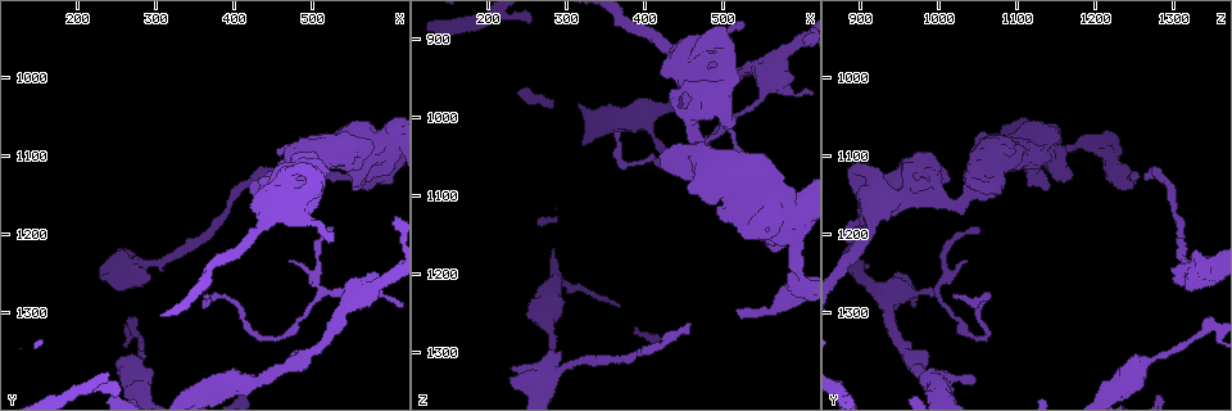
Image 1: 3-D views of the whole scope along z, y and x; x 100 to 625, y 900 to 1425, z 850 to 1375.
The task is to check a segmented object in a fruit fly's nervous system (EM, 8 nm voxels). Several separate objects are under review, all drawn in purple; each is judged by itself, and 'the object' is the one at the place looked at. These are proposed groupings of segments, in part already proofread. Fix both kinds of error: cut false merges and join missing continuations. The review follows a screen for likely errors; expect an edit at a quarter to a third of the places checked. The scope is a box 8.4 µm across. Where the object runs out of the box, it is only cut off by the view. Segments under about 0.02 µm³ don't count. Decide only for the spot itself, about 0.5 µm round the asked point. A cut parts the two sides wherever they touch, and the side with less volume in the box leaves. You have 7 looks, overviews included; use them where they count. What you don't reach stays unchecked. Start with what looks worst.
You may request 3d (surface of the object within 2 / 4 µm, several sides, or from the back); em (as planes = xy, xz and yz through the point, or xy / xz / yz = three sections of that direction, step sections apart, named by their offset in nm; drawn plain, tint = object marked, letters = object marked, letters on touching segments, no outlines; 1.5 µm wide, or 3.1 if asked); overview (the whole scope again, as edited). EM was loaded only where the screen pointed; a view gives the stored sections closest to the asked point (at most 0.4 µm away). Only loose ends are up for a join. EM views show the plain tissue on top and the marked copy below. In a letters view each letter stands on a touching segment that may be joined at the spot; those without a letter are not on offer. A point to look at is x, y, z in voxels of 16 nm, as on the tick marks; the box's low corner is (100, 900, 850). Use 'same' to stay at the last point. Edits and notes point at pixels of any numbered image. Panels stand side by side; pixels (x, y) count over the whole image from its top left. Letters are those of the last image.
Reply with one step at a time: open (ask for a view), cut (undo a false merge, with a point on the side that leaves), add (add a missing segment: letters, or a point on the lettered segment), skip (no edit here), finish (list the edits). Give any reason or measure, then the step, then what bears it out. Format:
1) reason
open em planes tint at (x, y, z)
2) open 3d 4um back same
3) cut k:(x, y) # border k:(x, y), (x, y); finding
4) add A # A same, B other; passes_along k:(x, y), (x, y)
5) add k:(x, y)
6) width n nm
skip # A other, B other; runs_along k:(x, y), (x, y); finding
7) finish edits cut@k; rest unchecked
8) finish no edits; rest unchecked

branch stops here
open em planes letters at (520, 1125, 1245)

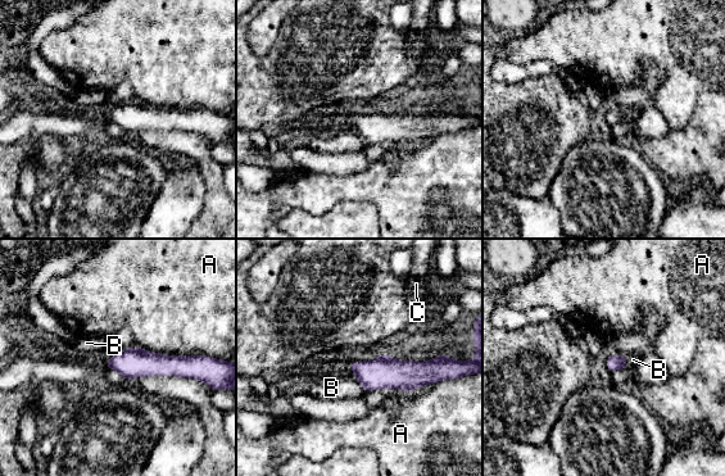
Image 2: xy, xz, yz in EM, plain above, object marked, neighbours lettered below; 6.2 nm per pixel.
skip # A other, B other, C other; border 2:(625, 356), (628, 368); no lettered segment goes on from it

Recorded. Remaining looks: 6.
a fork
open 3d 4um at (290, 1240, 1325)

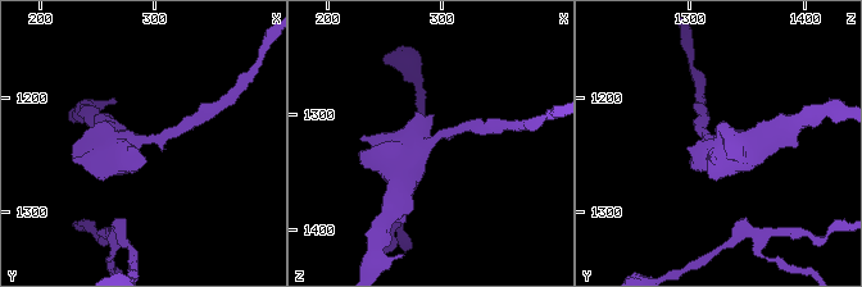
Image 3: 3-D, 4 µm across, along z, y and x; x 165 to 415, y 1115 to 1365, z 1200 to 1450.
open em xy step 4 tint at (288, 1236, 1324)

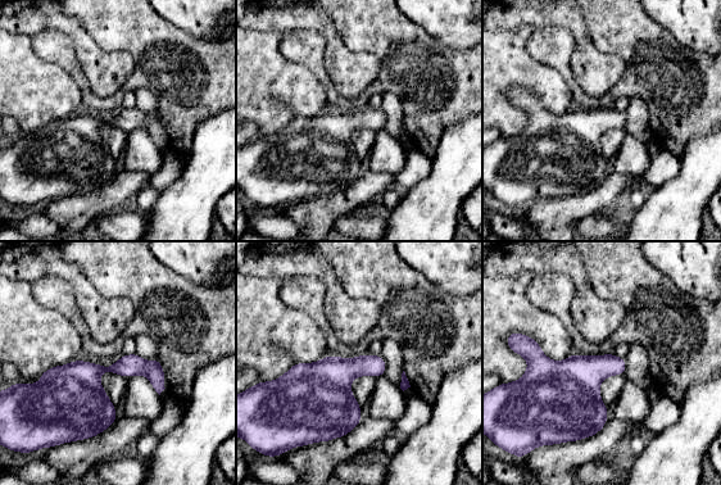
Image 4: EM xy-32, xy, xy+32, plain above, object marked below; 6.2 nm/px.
another direction
open em planes letters same

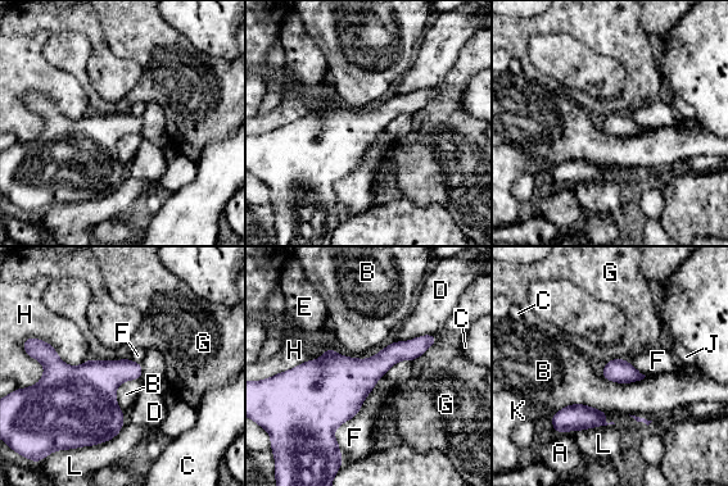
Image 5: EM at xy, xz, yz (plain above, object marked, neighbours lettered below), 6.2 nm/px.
width 150 nm
skip # A other, B other, C other, D other, E other, F other, G other, H other, J other, K other, L other; border 5:(127, 357), (108, 360), (90, 358); continuous, no second cell

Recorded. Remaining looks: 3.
sudden change in width
open 3d 2um at (545, 1080, 1060)

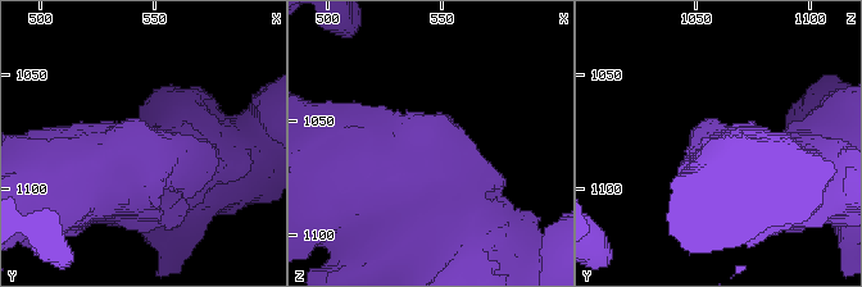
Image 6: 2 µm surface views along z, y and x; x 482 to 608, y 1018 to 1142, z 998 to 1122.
open em xz step 8 tint at (549, 1085, 1065)

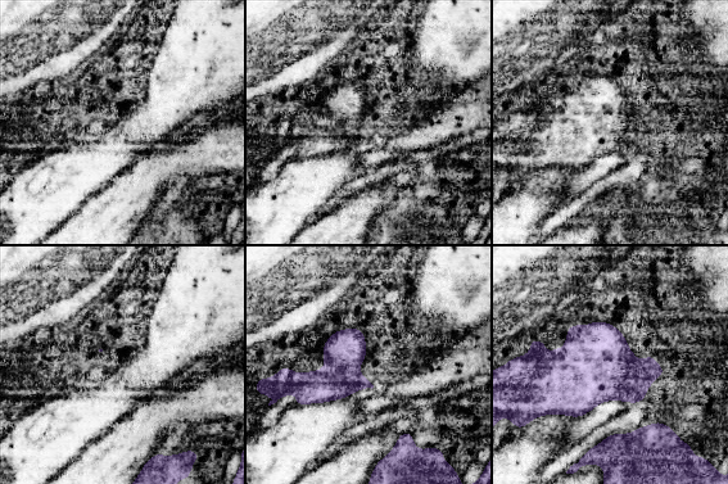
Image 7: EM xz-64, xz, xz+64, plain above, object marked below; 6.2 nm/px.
open em planes letters same

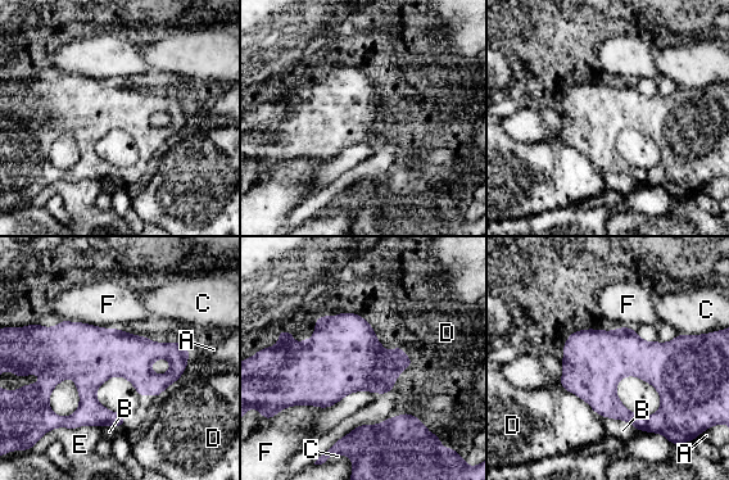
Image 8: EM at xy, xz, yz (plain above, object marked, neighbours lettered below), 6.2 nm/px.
skip # A other, B other, C other, D other, E other, F other; border 8:(560, 384), (580, 397), (600, 415); one cell here

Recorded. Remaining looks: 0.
finish no edits; rest unchecked

